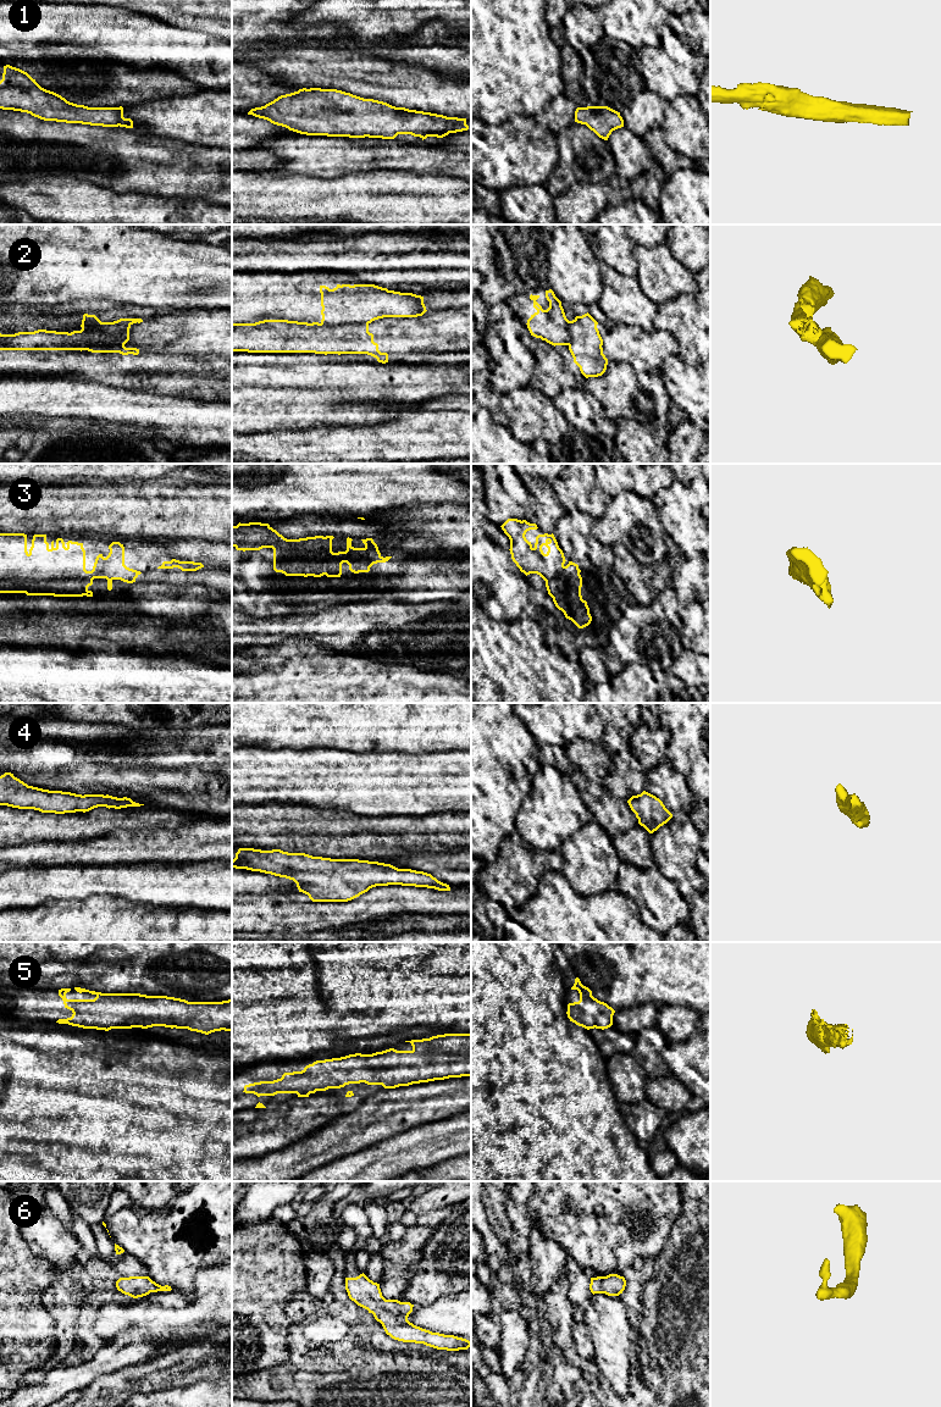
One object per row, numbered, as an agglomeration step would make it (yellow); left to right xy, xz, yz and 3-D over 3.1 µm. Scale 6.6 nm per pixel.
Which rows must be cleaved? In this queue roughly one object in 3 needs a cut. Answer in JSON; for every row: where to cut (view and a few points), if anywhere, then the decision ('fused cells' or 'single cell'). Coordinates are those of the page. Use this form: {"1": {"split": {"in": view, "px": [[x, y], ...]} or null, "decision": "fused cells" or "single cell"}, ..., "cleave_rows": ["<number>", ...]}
{"1": {"split": null, "decision": "single cell"}, "2": {"split": {"in": "xy", "px": [[81, 330], [90, 341], [108, 341]]}, "decision": "fused cells"}, "3": {"split": {"in": "xy", "px": [[92, 579], [49, 579], [36, 583], [0, 583]]}, "decision": "fused cells"}, "4": {"split": null, "decision": "single cell"}, "5": {"split": null, "decision": "single cell"}, "6": {"split": null, "decision": "single cell"}, "cleave_rows": ["2", "3"]}

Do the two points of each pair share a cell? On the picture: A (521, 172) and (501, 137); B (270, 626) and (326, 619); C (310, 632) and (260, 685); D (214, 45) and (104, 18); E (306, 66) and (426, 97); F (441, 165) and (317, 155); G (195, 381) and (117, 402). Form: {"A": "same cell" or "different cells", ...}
{"A": "same cell", "B": "same cell", "C": "different cells", "D": "same cell", "E": "same cell", "F": "same cell", "G": "different cells"}

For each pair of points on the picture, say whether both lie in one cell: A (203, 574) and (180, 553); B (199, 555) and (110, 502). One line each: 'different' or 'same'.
A: different
B: different

